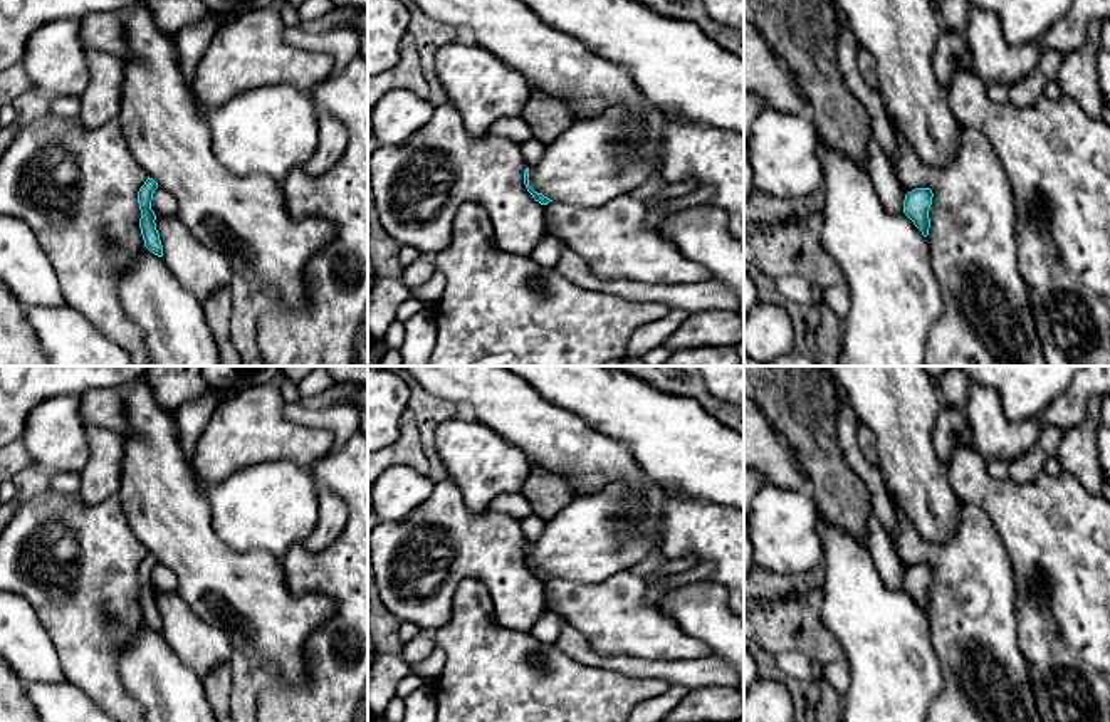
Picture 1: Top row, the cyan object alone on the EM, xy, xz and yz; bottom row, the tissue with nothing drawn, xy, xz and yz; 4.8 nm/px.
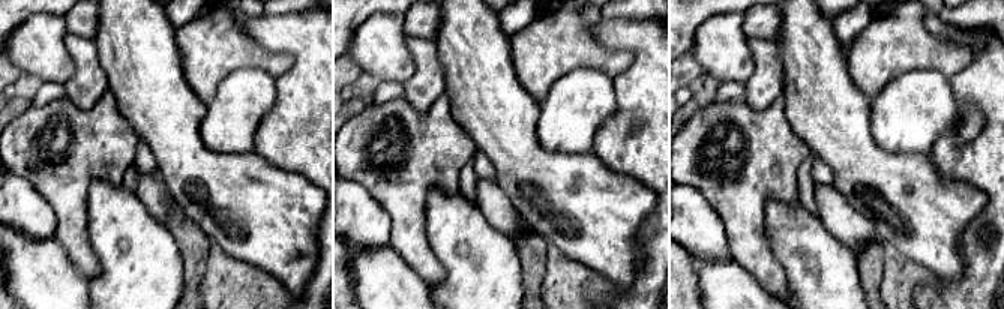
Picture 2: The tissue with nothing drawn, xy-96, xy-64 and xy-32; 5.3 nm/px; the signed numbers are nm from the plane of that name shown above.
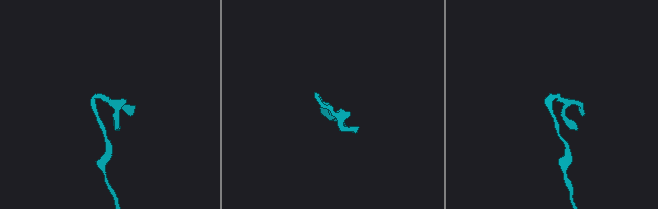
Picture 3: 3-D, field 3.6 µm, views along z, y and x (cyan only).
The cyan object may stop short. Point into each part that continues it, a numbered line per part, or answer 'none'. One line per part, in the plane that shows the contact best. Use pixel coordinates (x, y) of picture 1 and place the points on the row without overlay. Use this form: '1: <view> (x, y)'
none

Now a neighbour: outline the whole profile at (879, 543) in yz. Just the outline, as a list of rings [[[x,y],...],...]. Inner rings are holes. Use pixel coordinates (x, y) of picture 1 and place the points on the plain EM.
[[[870,512],[867,529],[867,549],[873,557],[873,564],[888,589],[902,589],[905,568],[900,564],[897,552],[893,551],[892,539],[877,515]]]

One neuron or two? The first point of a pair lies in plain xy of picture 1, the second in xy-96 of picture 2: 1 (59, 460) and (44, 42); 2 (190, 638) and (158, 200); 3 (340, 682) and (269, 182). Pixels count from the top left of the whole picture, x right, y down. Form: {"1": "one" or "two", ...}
{"1": "one", "2": "one", "3": "two"}

